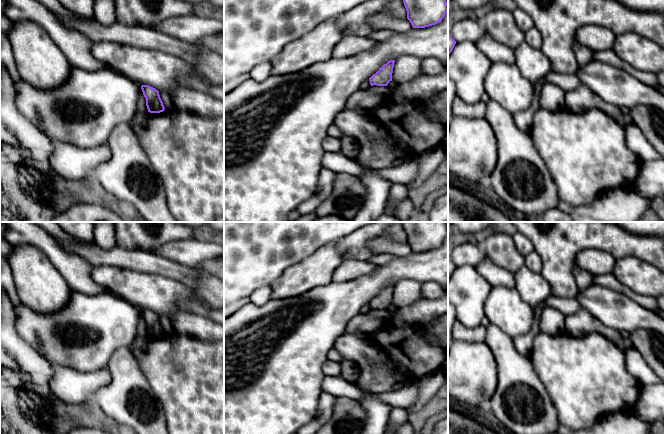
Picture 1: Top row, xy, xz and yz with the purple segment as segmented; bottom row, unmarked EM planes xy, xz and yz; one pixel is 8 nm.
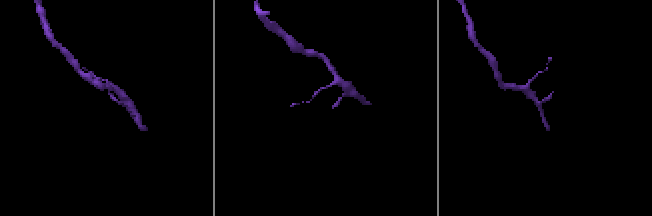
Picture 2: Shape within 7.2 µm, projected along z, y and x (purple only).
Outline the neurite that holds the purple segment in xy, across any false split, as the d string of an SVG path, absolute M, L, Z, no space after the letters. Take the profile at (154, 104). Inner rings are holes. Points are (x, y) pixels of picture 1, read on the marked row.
M136 82L140 86L140 98L138 101L137 106L137 113L138 114L146 114L150 113L160 113L165 110L163 102L160 98L159 91L149 85L141 85L140 83Z

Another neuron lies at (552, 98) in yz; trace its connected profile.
M543 82L539 95L539 107L549 111L565 108L566 92L552 83Z

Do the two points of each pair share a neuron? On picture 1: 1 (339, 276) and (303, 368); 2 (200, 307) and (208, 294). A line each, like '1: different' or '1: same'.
1: different
2: different

